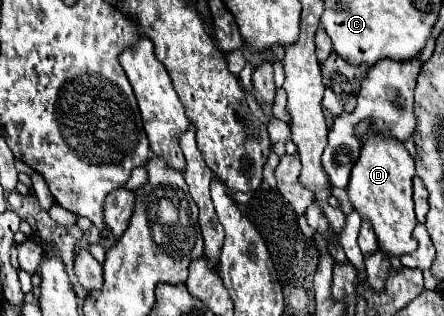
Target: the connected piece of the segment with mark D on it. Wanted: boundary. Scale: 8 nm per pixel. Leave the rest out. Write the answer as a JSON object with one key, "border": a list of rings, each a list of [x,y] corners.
{"border":[[[367,123],[359,125],[359,135],[371,135],[365,139],[361,157],[351,171],[351,181],[347,185],[349,201],[363,221],[369,221],[375,229],[379,249],[387,257],[401,257],[405,253],[413,253],[417,249],[417,241],[413,239],[413,227],[417,223],[413,211],[413,189],[411,179],[415,175],[415,161],[407,153],[405,145],[395,139],[375,137],[369,131]]]}

